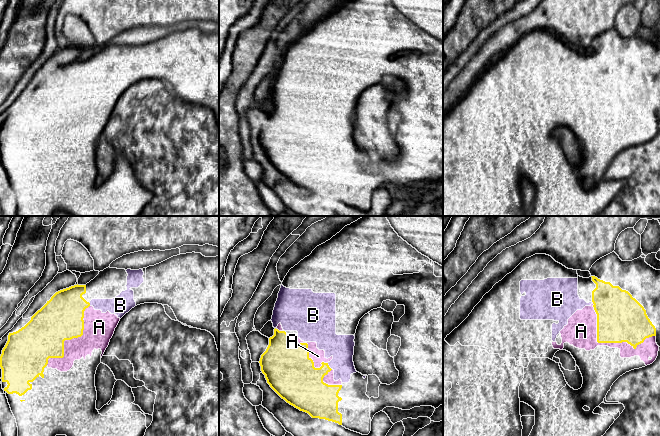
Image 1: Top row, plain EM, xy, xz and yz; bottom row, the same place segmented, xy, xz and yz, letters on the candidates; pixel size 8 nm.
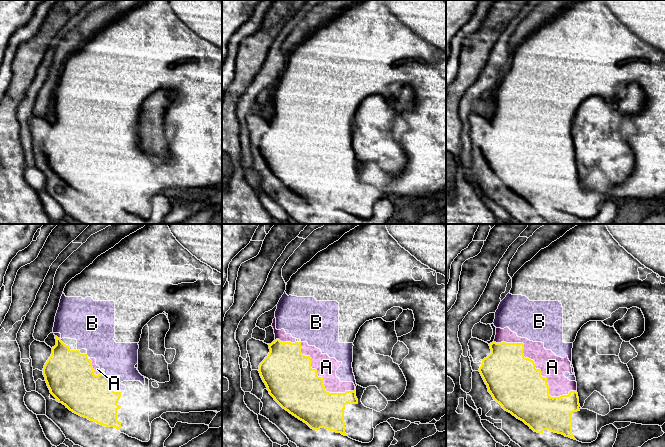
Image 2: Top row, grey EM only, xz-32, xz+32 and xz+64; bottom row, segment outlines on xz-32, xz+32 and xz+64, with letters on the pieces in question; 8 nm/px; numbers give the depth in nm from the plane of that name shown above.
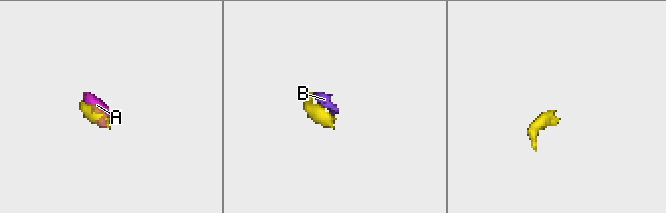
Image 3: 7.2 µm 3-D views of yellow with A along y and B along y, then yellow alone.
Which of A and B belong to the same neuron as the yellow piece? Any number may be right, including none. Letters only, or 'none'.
A, B

